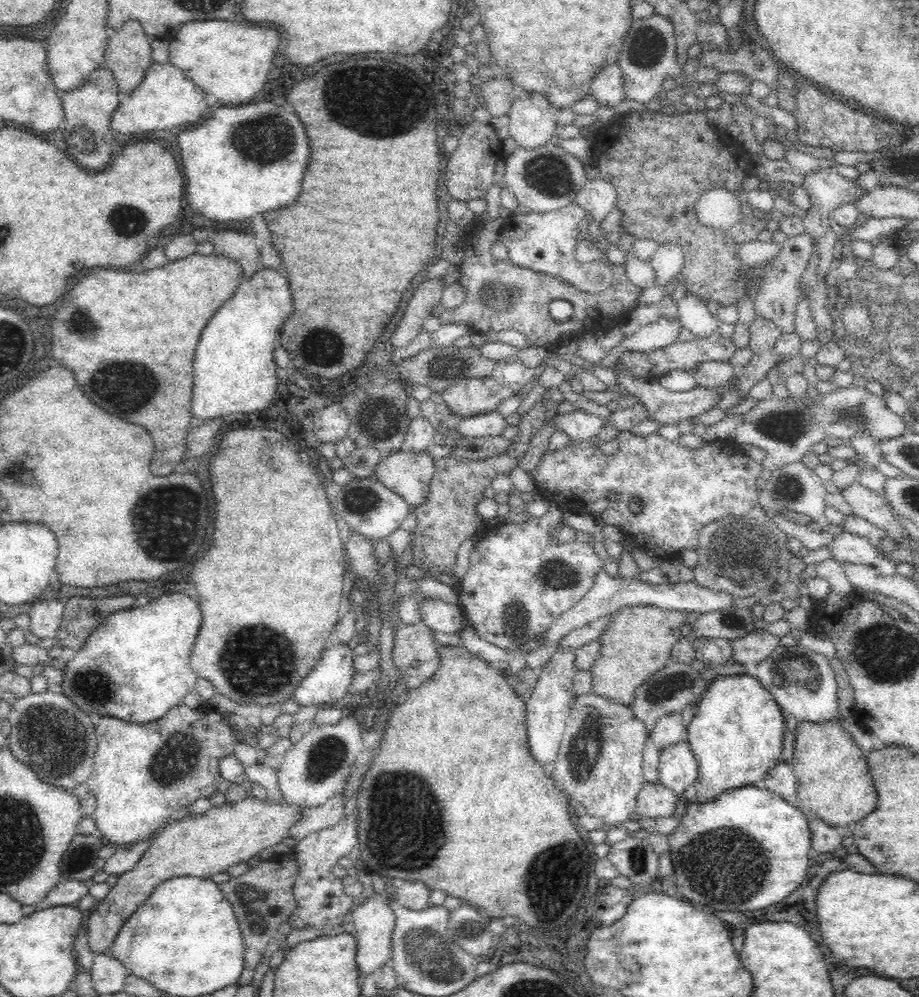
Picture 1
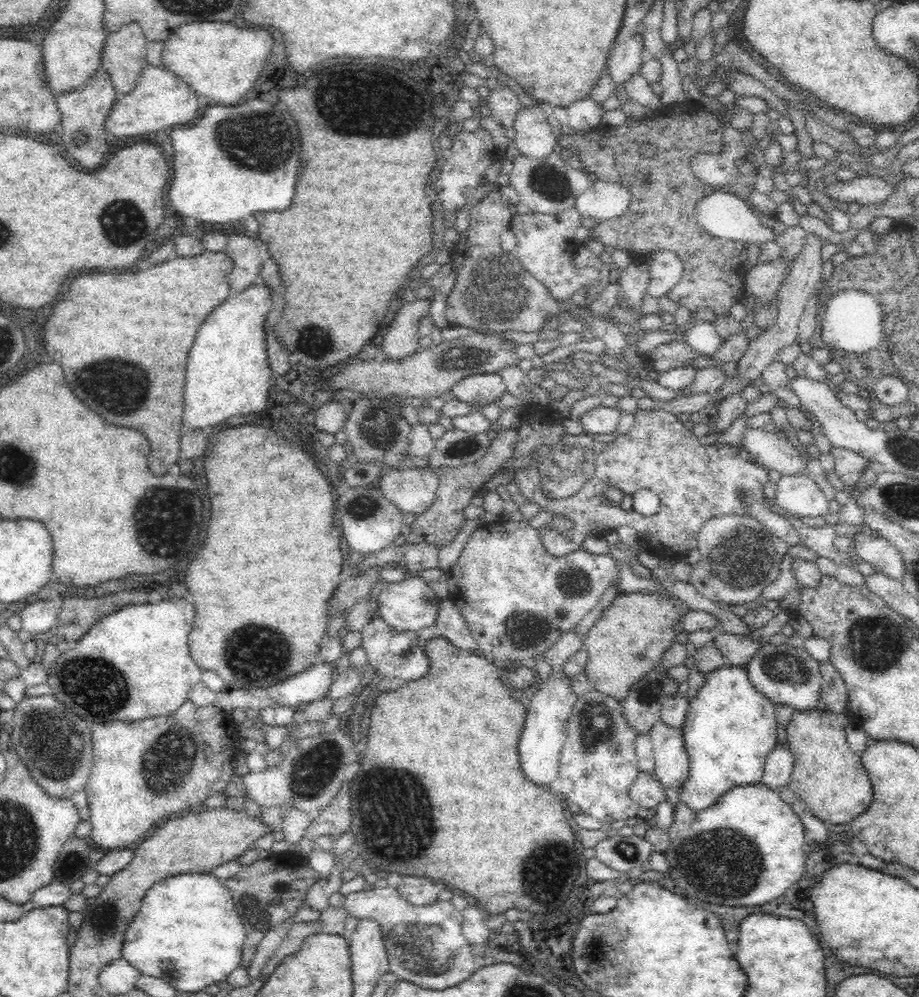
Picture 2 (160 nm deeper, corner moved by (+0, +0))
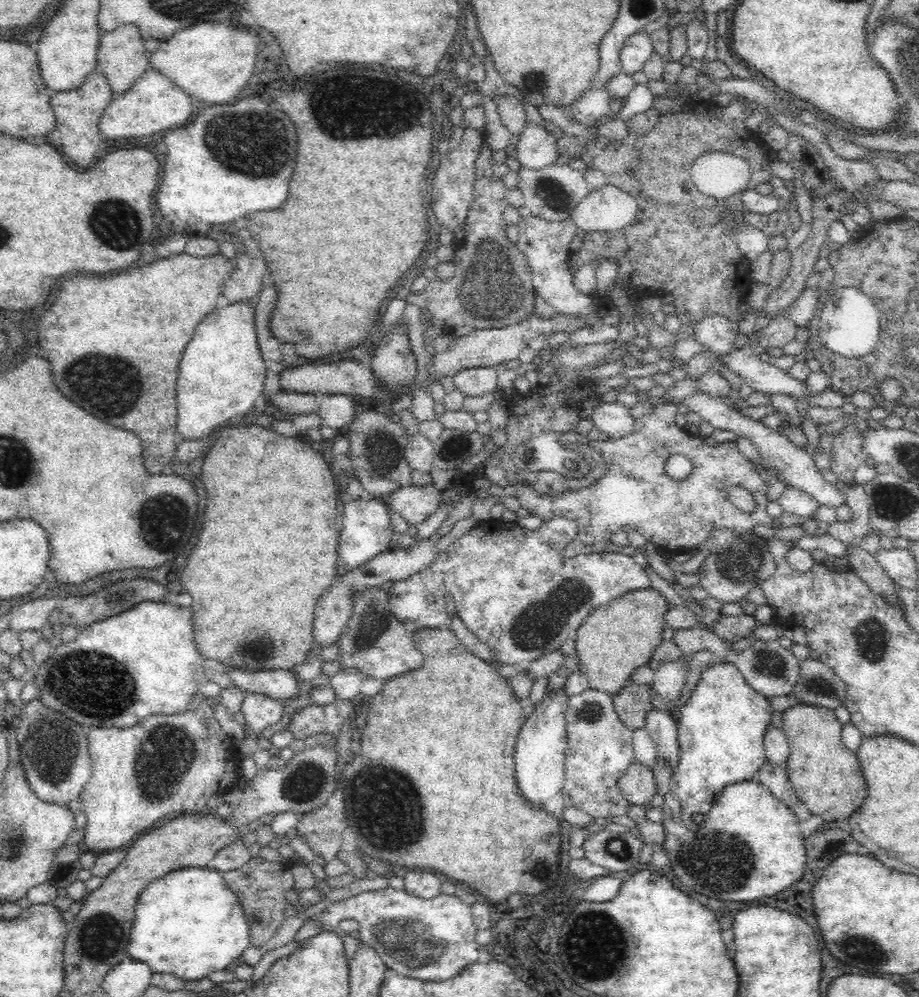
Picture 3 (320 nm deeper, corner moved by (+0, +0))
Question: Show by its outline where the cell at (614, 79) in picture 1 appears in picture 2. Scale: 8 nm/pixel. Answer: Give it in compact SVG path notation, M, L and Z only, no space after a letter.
M633 32L622 41L616 42L608 56L609 75L616 86L623 84L640 71L647 57L642 35Z

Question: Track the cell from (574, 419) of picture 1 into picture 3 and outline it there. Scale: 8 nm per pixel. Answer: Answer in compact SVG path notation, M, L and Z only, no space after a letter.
M615 401L613 404L597 404L591 417L596 429L610 439L617 439L632 433L635 419L630 408Z

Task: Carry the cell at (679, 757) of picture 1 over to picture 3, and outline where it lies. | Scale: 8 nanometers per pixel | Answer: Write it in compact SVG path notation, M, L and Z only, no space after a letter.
M652 708L646 713L643 726L655 742L657 756L663 758L672 769L679 754L676 722L669 711Z

